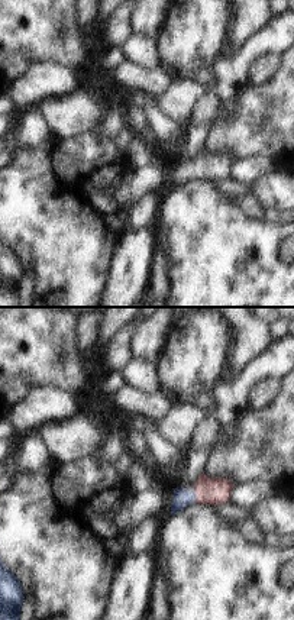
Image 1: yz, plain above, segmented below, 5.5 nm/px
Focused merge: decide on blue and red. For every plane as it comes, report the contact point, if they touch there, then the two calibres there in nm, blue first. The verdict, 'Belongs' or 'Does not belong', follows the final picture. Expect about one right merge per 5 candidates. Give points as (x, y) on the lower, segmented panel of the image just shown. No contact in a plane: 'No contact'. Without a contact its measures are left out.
Touches blue at (194, 497). Thickness 100 nm (blue) against 150 nm.

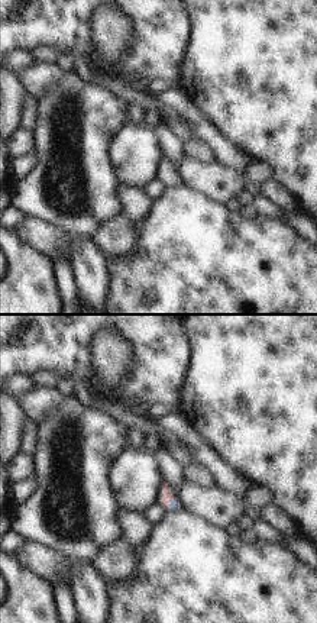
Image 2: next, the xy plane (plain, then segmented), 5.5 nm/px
Touches blue at (170, 503). Thickness 50 nm (blue) against 60 nm.

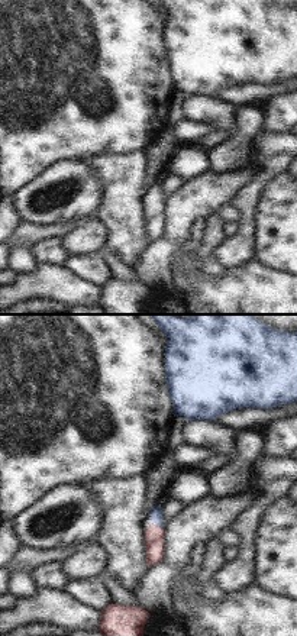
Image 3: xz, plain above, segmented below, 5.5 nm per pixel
Touches blue at (157, 525). Thickness 70 nm (blue) against 110 nm.

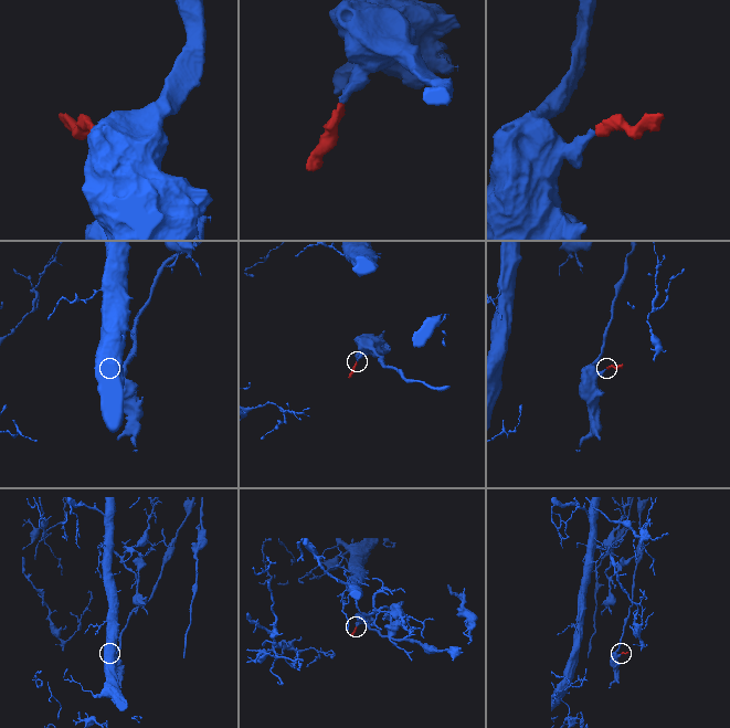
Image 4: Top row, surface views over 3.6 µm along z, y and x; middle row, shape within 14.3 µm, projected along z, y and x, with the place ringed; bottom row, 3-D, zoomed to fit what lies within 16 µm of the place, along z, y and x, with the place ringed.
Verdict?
Belongs.

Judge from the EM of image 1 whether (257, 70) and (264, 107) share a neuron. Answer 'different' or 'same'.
different

